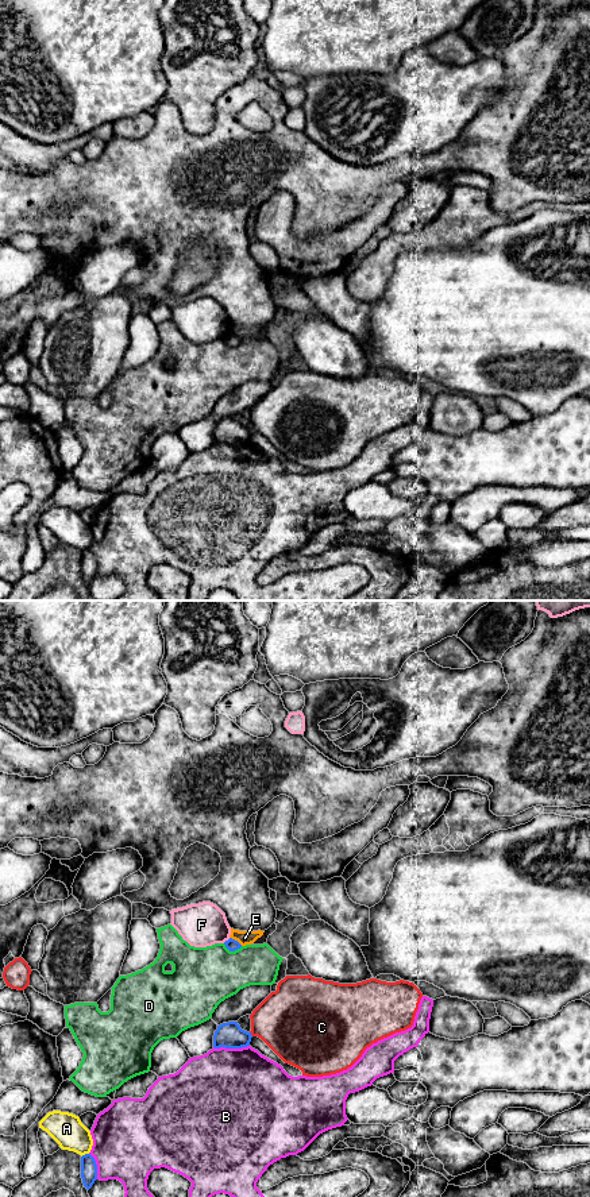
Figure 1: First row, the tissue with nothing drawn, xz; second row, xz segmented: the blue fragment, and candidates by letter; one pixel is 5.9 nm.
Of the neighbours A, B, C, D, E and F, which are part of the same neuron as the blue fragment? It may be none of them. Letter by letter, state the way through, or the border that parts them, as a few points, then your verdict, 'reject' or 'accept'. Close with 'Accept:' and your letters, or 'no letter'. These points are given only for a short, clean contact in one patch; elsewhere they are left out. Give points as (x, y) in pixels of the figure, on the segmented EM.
A: reject
B: reject
C: border along xz (250, 1031), (253, 1035); reject
D: reject
E: border along xz (230, 937), (242, 945); reject
F: reject
Accept: no letter

